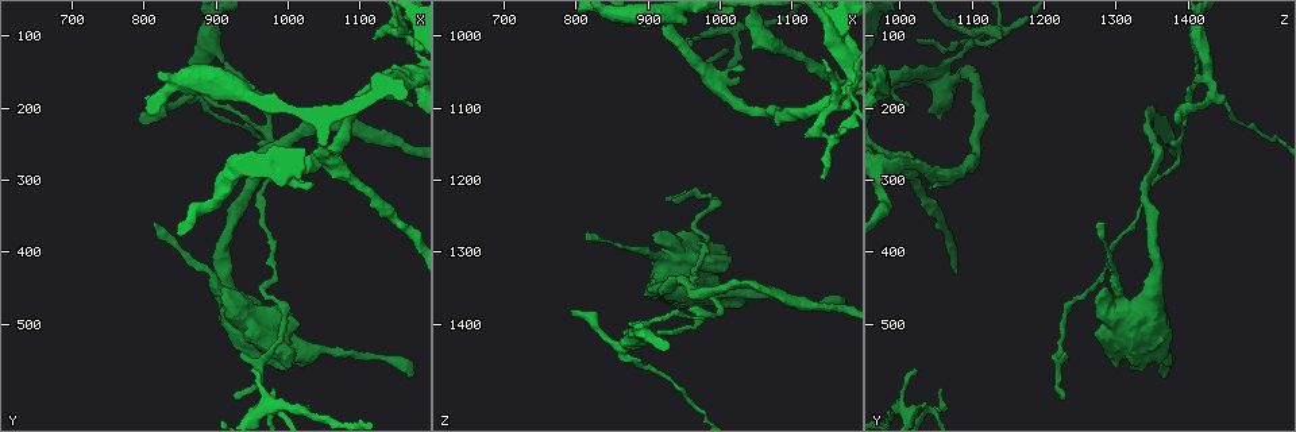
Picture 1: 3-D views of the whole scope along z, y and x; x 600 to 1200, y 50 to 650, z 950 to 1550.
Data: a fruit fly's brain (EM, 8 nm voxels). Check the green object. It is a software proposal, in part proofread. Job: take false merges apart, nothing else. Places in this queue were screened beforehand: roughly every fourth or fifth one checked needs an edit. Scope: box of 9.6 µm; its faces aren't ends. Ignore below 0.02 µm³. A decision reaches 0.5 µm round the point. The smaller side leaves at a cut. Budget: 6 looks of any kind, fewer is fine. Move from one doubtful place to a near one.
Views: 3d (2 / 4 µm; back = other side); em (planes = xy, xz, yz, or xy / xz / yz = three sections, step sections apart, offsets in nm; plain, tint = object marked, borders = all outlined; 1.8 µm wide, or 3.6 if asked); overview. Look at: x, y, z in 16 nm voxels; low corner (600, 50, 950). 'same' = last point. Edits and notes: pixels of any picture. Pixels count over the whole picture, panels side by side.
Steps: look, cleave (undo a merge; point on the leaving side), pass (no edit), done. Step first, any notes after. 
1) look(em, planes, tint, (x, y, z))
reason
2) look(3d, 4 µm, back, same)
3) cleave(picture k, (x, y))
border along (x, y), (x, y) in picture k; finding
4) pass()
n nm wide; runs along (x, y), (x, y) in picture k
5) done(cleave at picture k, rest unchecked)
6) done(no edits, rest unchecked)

look(em, planes, tint, (945, 495, 1310))
calibre changes

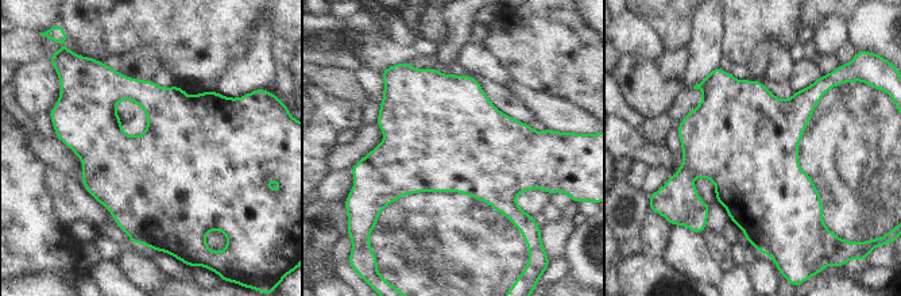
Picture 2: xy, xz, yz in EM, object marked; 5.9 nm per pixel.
pass()
continuous, no second cell

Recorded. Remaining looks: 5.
look(3d, 2 µm, back, (965, 285, 1350))
side arm on a straight run

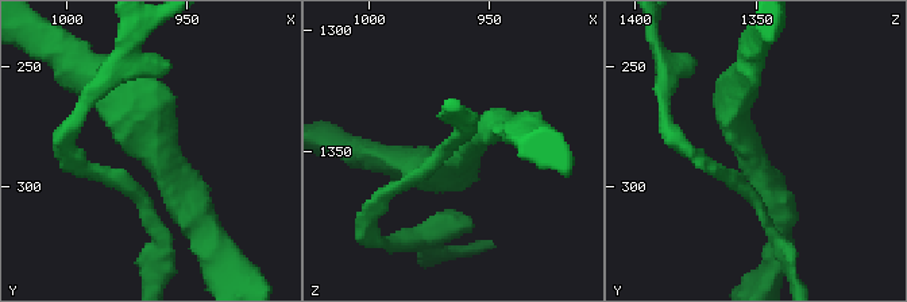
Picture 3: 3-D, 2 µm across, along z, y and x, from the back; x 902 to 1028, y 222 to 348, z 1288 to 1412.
look(em, planes, tint, (965, 288, 1354))
3 arms; need the tissue

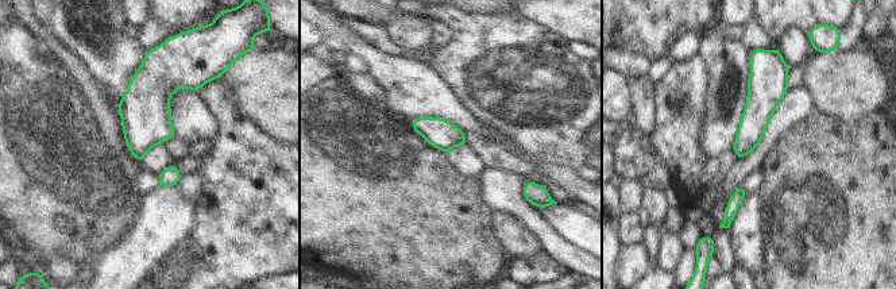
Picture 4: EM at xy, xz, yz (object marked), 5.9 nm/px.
pass()
continuous, no second cell

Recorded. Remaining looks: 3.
look(em, xy, step 16, tint, (1160, 90, 1145))

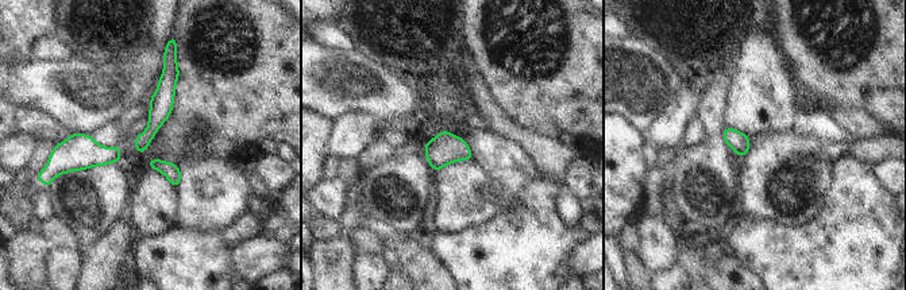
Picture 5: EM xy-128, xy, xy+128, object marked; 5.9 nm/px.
look(em, xz, step 16, tint, same)
cut it another way

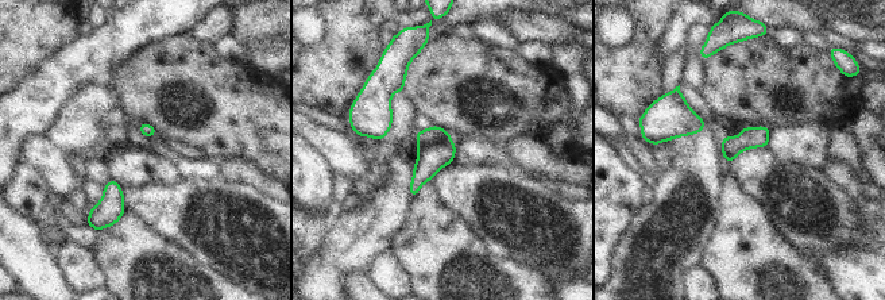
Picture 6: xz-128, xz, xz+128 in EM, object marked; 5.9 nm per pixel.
cleave(picture 6, (432, 158))
30 nm wide; a second cell is stuck on

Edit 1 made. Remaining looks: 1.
done(cleave at picture 6, rest unchecked)

